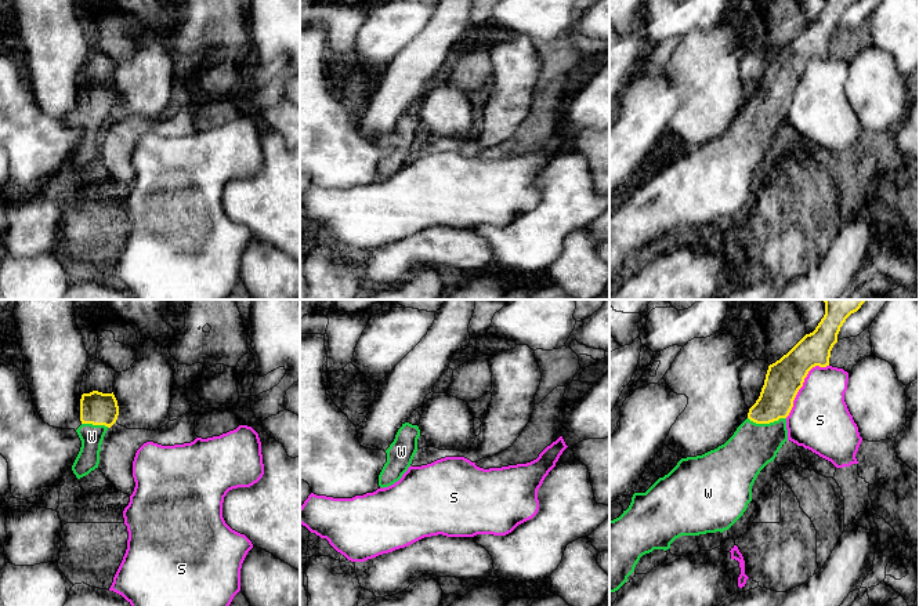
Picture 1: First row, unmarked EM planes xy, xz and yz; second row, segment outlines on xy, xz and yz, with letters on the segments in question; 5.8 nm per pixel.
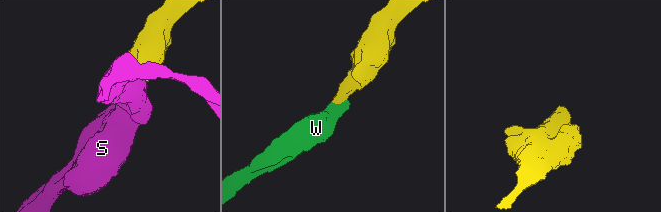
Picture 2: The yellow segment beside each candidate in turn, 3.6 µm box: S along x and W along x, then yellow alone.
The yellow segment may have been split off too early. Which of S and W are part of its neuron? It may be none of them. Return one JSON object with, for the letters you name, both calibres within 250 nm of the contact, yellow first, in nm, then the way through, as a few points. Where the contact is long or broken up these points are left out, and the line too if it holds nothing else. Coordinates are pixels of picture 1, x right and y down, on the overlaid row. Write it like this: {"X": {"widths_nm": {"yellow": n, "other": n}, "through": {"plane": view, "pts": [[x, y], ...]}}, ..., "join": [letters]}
{"W": {"widths_nm": {"yellow": 200, "other": 260}, "through": {"plane": "yz", "pts": [[782, 383], [767, 416], [767, 423], [764, 431], [752, 446]]}}, "join": ["W"]}

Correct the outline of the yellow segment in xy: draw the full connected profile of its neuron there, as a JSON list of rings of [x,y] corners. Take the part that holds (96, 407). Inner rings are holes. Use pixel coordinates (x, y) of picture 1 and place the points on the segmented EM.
[[[93,391],[83,393],[80,399],[80,421],[76,429],[82,447],[72,465],[77,479],[98,468],[100,451],[106,431],[116,422],[119,416],[117,400],[112,393]]]

